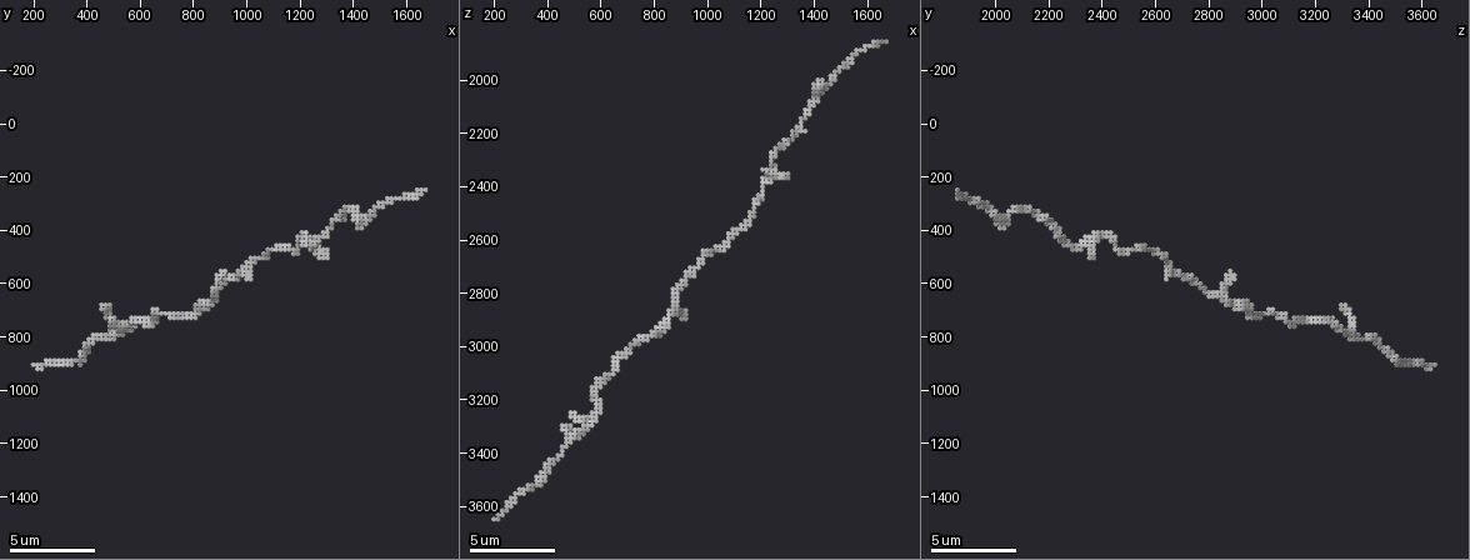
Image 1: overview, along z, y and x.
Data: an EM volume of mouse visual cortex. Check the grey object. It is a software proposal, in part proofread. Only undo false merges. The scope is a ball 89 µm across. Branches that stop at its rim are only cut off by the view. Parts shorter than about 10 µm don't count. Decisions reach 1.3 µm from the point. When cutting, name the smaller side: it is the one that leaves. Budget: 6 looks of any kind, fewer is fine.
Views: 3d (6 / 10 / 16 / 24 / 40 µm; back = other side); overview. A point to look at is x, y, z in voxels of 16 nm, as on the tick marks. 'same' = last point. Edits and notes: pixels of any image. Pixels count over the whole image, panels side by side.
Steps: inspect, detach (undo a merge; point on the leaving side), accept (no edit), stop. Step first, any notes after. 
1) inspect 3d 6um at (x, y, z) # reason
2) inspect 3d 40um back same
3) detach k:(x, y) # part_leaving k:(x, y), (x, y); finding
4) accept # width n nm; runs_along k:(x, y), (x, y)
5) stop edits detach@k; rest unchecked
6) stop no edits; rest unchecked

inspect 3d 6um at (880, 630, 2850) # sudden change in width

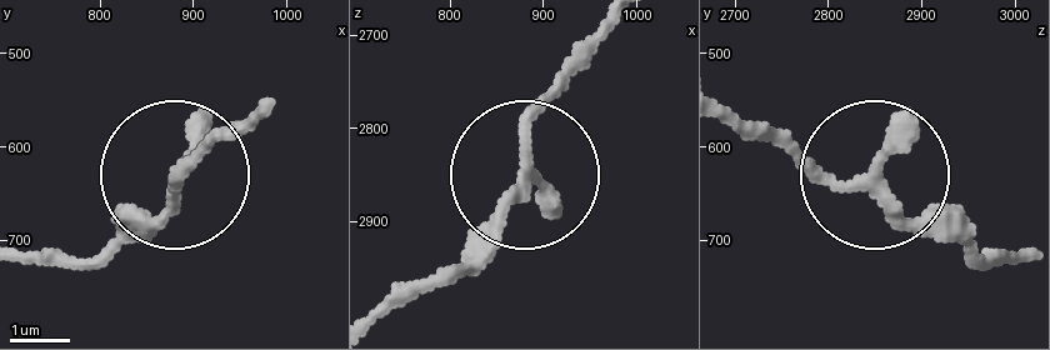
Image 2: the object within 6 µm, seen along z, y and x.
accept # width 180 nm; runs_along 2:(221, 139), (98, 263); all the same neuron

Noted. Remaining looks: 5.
inspect 3d 6um at (570, 750, 3270) # three-way junction

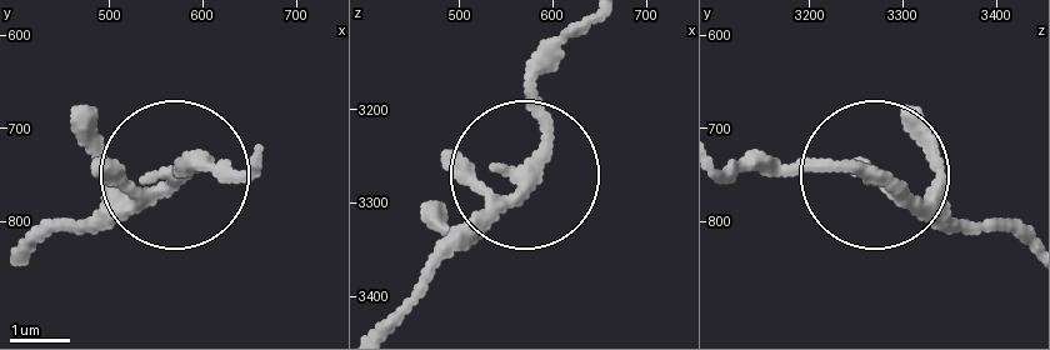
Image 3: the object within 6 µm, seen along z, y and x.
inspect 3d 6um back at (570, 755, 3275) # other side

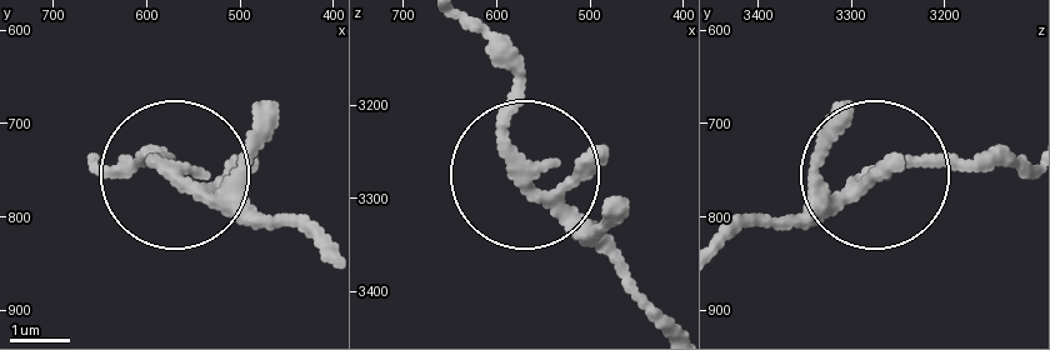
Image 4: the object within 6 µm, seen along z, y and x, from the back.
accept # arms 3; all the same neuron

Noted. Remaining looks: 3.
inspect 3d 10um at (1030, 500, 2640) # sudden change in width

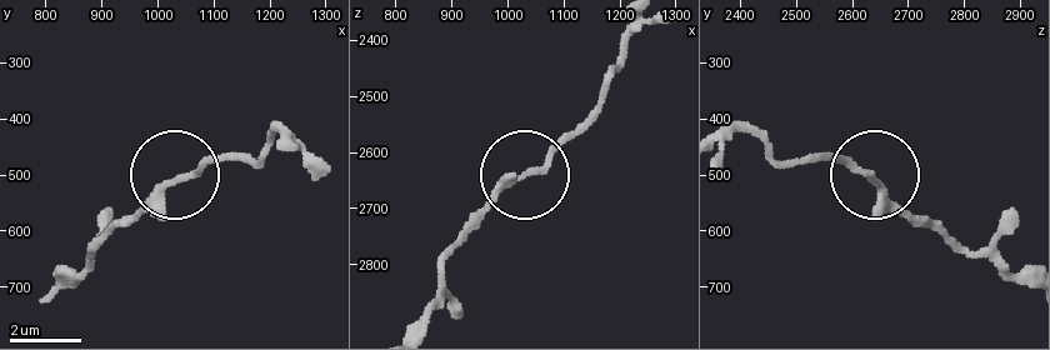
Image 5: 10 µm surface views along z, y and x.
inspect 3d 10um back at (1035, 510, 2645)

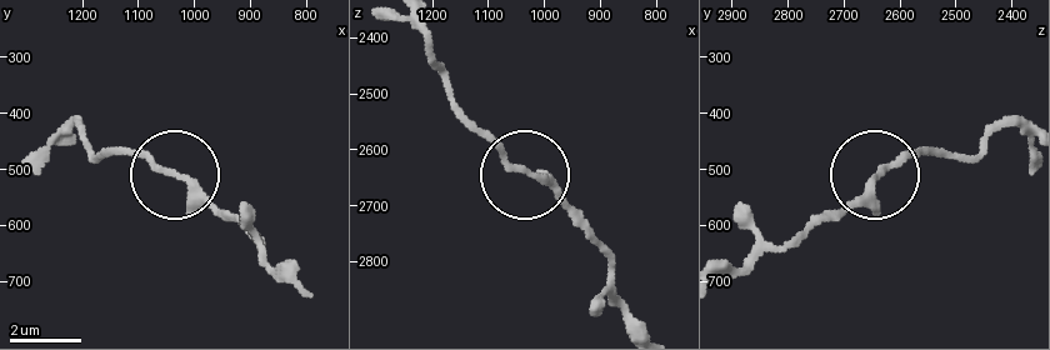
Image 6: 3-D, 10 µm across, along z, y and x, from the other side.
accept # runs_along 6:(230, 218), (168, 169), (116, 154); all the same neuron

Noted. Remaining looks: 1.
stop no edits; rest unchecked

